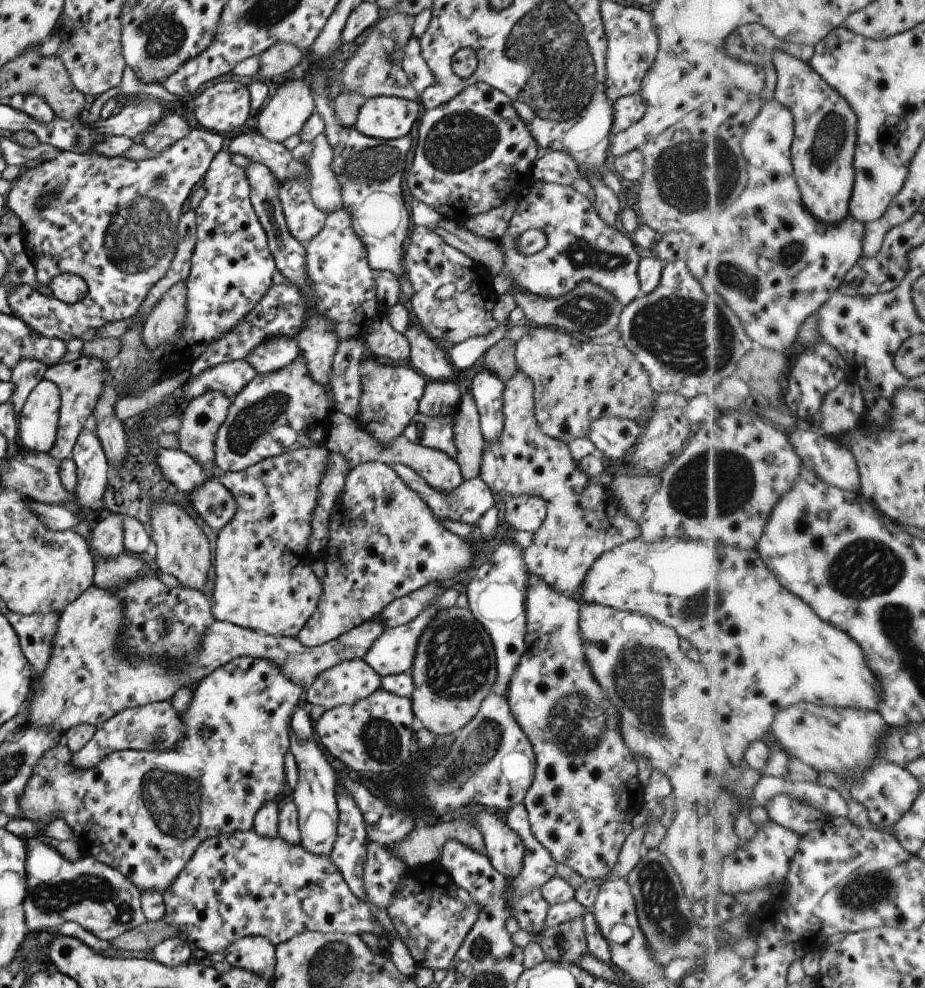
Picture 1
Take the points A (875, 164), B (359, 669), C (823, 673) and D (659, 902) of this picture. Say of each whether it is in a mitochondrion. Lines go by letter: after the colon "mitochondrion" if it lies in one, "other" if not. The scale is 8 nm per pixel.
A: other
B: other
C: other
D: mitochondrion

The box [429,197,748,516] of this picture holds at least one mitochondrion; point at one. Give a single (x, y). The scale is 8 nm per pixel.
(682, 334)

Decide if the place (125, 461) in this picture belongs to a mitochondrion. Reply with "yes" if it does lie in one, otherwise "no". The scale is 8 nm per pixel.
no

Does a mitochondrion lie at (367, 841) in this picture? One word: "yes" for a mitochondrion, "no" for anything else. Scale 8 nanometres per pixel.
no

